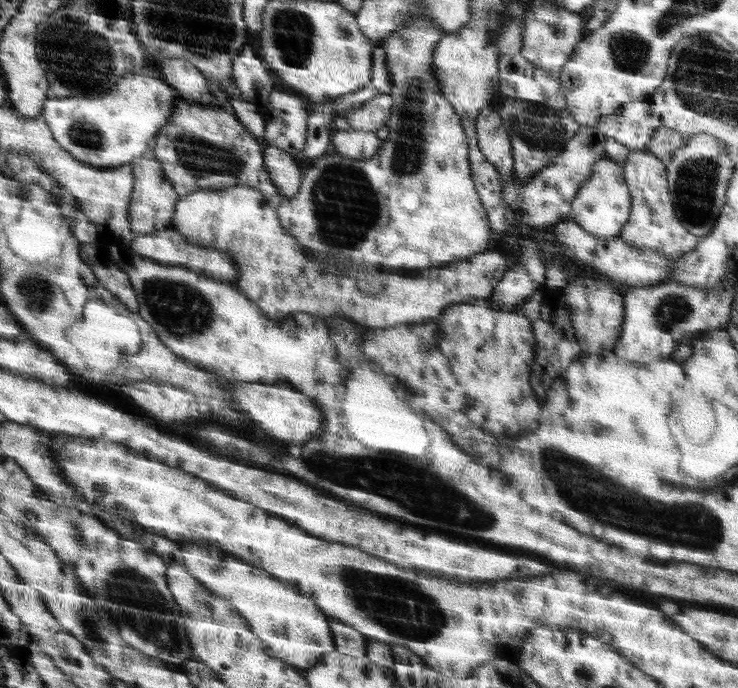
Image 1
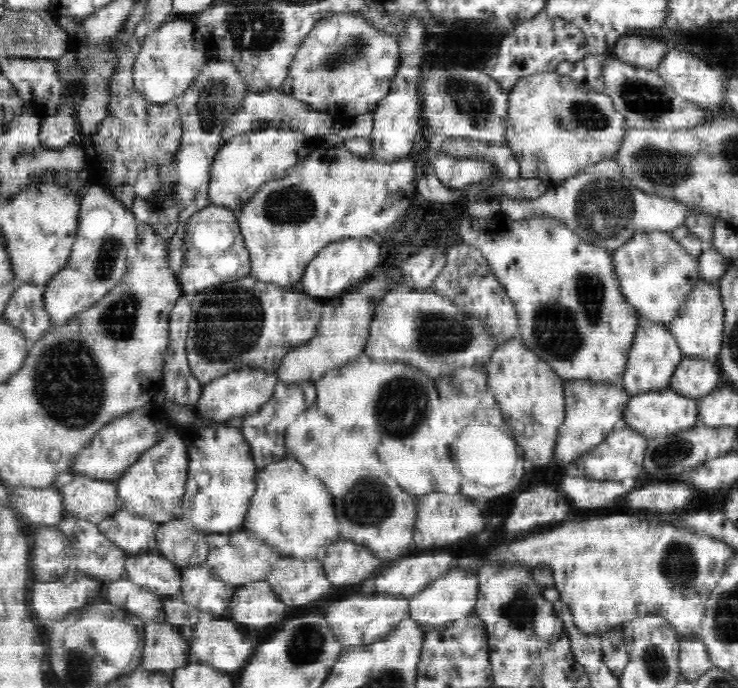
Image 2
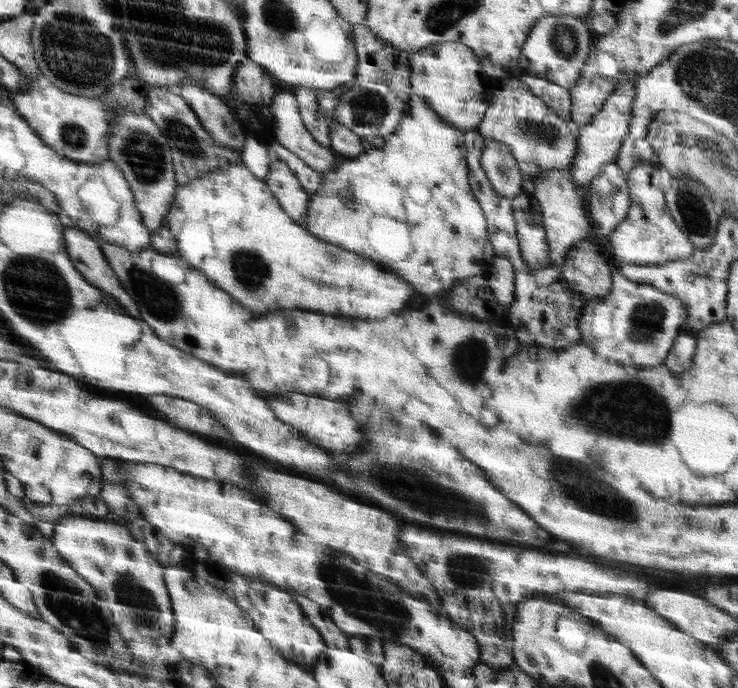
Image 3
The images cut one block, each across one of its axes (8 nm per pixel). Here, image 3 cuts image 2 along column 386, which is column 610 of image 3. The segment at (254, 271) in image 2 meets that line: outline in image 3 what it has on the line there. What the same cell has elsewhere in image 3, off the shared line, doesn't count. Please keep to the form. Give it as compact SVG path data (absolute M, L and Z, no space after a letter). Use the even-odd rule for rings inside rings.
M611 163L588 184L588 202L596 234L610 236L630 209L631 199L626 173Z

